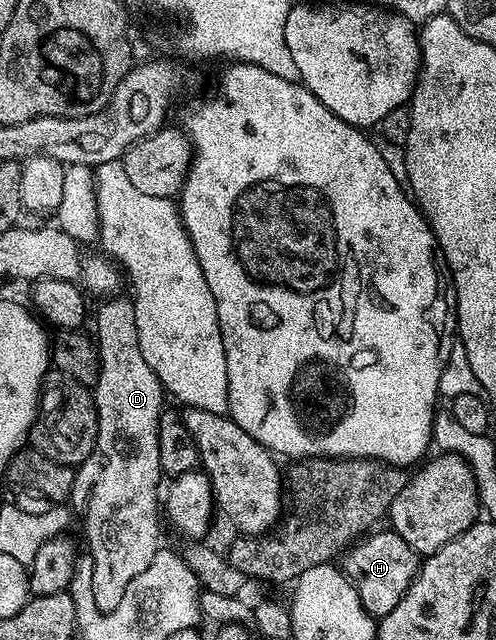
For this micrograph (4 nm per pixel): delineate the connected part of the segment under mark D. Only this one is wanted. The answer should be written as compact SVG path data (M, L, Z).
M108 297L100 308L95 308L96 335L94 342L100 351L100 376L94 388L98 437L90 457L86 457L75 468L72 477L70 507L80 514L84 522L84 539L88 542L87 554L92 560L92 588L94 601L102 612L118 609L130 581L138 573L146 573L154 557L162 549L160 543L160 519L162 523L162 487L160 491L160 454L158 453L158 429L160 414L166 410L166 392L158 381L154 369L146 365L142 349L138 345L138 325L131 298Z

